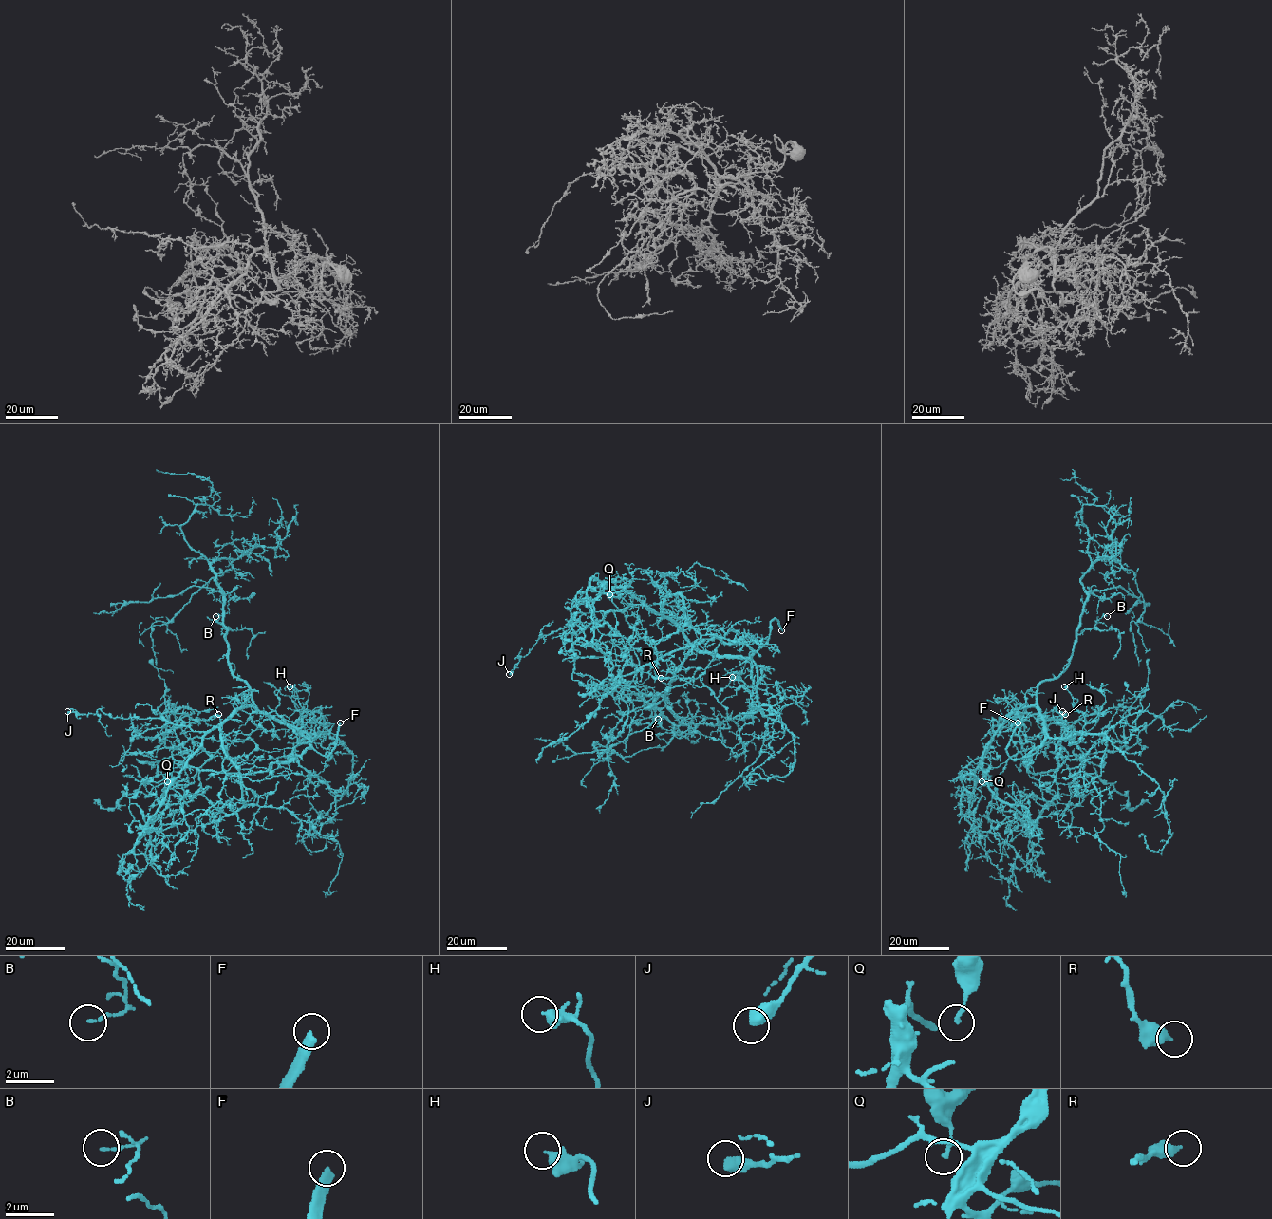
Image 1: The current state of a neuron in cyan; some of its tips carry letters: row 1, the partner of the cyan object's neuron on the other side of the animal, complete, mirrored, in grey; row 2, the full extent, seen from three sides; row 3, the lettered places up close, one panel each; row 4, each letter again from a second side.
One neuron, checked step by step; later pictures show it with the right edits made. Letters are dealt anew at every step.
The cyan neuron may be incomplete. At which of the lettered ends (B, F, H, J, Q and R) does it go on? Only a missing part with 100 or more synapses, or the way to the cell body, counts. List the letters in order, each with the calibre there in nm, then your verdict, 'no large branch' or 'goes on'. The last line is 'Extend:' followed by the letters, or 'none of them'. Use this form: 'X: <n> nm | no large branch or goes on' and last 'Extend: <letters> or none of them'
B: 110 nm | no large branch
F: 360 nm | goes on
H: 280 nm | no large branch
J: 500 nm | no large branch
Q: 160 nm | no large branch
R: 440 nm | no large branch
Extend: F

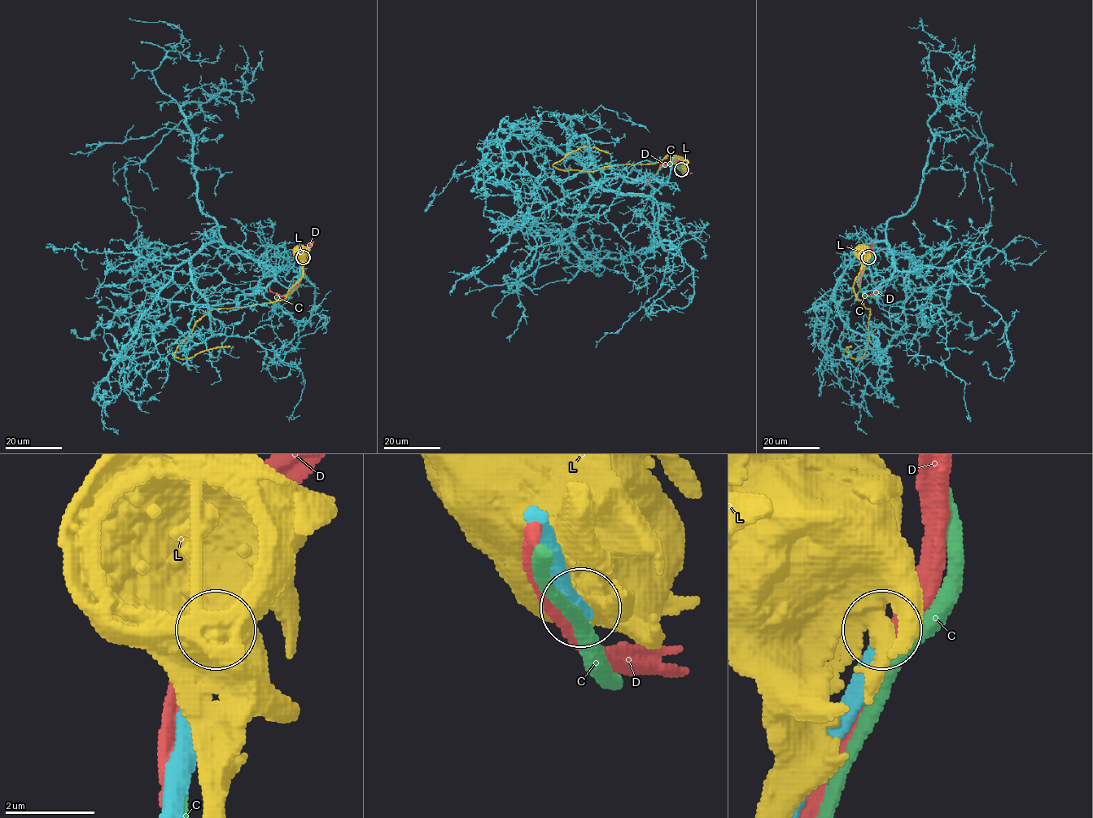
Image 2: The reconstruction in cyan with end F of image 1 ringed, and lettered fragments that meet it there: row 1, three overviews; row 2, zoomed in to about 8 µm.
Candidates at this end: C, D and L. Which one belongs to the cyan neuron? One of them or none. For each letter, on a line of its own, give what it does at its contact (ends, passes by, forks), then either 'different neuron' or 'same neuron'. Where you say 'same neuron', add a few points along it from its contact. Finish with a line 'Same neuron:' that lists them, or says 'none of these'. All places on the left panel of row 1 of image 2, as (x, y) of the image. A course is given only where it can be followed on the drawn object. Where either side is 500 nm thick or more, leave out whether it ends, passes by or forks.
C: it passes by | different neuron
D: it passes by | different neuron
L: it ends | different neuron
Same neuron: none of these

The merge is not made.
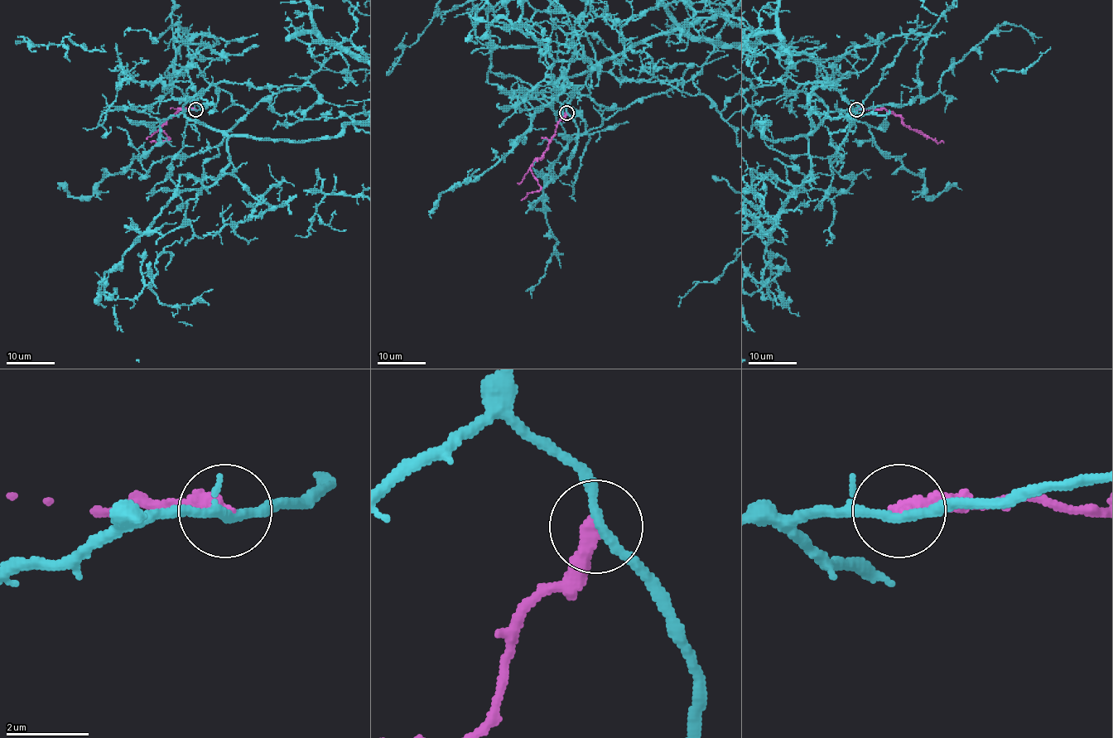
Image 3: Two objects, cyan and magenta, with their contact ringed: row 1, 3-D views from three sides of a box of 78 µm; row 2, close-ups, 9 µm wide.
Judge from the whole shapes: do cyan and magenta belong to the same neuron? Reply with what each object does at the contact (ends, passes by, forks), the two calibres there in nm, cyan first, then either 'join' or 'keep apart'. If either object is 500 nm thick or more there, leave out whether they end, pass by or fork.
cyan passes by; magenta ends; calibres 220 and 380 nm; keep apart

